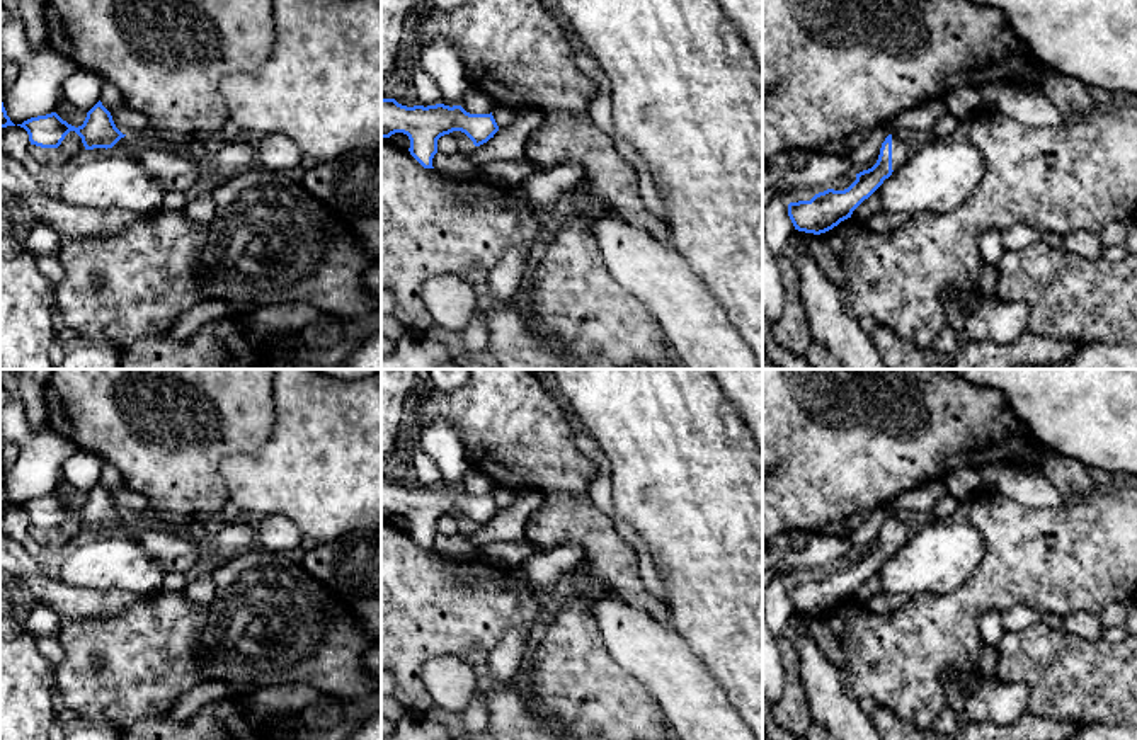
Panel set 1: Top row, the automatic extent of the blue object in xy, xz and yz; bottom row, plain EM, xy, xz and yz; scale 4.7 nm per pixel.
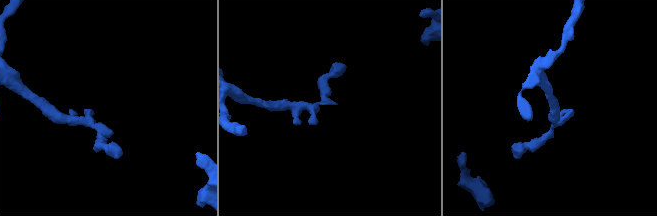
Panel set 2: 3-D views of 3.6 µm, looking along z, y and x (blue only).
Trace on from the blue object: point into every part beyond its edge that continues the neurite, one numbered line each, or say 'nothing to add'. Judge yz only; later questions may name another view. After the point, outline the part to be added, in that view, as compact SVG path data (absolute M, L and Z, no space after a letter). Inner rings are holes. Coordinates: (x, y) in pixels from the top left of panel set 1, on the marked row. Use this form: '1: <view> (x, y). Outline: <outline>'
1: yz (901, 147). Outline: M892 134L892 170L895 172L909 157L912 143L909 138Z

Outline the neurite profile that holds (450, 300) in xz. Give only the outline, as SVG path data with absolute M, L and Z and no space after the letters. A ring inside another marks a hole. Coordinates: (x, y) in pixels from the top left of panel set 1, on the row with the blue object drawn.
M453 274L427 281L422 298L432 322L451 332L463 333L477 308L473 286Z

